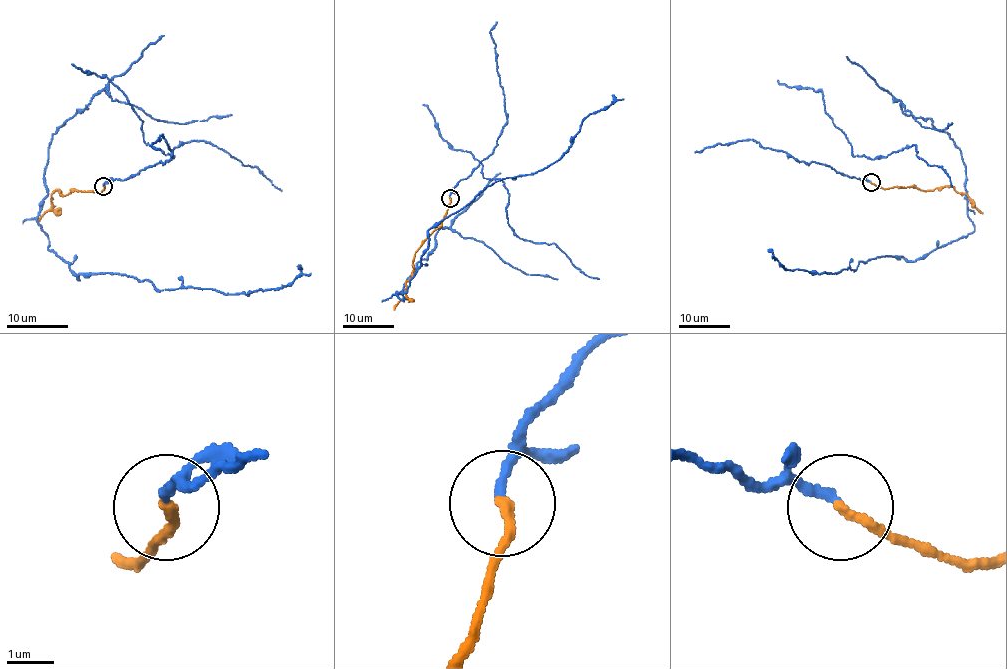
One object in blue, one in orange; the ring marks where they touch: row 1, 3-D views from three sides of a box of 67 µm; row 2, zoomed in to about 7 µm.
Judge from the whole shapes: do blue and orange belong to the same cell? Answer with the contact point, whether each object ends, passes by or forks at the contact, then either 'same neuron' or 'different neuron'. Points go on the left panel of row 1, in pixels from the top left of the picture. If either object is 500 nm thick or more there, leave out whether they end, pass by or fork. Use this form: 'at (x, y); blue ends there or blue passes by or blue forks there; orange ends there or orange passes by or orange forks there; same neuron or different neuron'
at (103, 186); blue ends there; orange ends there; same neuron

